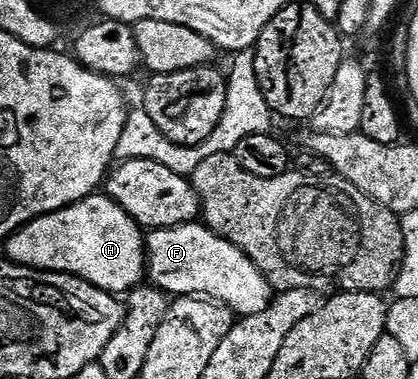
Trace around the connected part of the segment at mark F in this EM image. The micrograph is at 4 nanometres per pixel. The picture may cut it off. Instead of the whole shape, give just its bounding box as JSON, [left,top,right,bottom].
[145,222,276,316]

